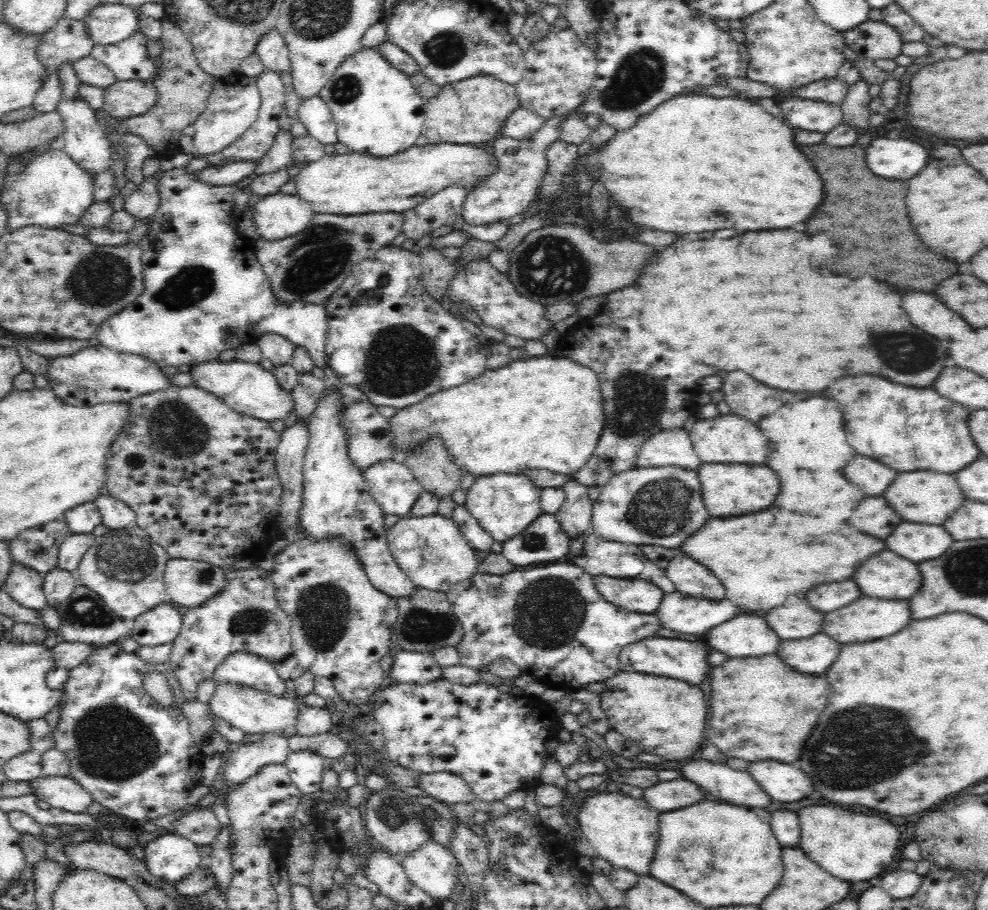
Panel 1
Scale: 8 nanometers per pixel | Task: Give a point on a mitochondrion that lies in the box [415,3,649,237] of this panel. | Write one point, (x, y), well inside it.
(445, 50)

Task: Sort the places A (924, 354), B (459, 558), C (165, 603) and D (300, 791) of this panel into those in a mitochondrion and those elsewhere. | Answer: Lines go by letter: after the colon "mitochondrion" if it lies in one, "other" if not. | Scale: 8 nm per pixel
A: mitochondrion
B: other
C: other
D: other

